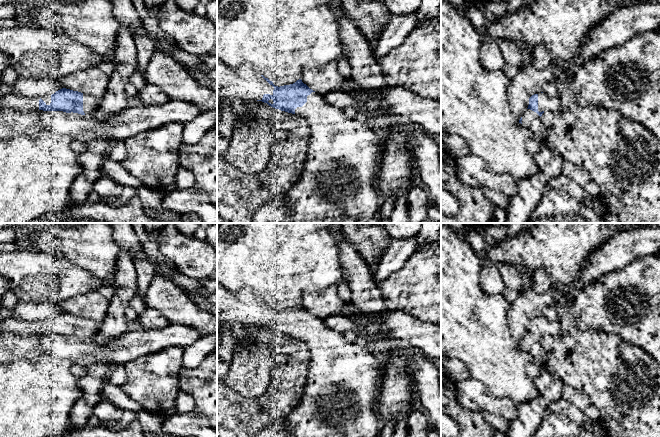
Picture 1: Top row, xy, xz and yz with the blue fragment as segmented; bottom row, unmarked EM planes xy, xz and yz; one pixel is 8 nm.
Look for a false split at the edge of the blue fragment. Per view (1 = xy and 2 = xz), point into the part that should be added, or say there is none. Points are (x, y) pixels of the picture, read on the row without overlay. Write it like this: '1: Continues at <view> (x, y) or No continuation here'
1: Continues at xy (8, 325)
2: Continues at xz (343, 382)

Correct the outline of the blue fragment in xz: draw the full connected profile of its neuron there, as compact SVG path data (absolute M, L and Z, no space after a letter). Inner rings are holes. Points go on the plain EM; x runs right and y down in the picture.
M217 283L217 323L229 323L229 322L240 323L243 325L262 325L275 333L296 338L297 340L305 342L311 351L311 358L307 363L307 368L308 368L307 384L300 403L284 419L282 419L276 424L263 428L256 434L255 437L378 437L379 436L383 426L382 421L379 419L379 416L376 413L376 404L381 383L380 359L374 357L367 350L366 347L361 347L359 345L356 345L355 343L350 343L344 337L343 333L328 328L324 324L322 319L310 313L306 308L302 306L301 303L297 304L293 308L278 311L275 310L273 306L270 305L268 302L265 302L263 299L260 299L258 296L256 296L251 291L251 289L245 288L239 293L232 293Z

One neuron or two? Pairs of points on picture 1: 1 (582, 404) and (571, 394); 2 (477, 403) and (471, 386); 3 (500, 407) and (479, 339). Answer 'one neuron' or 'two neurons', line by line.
1: one neuron
2: one neuron
3: two neurons

